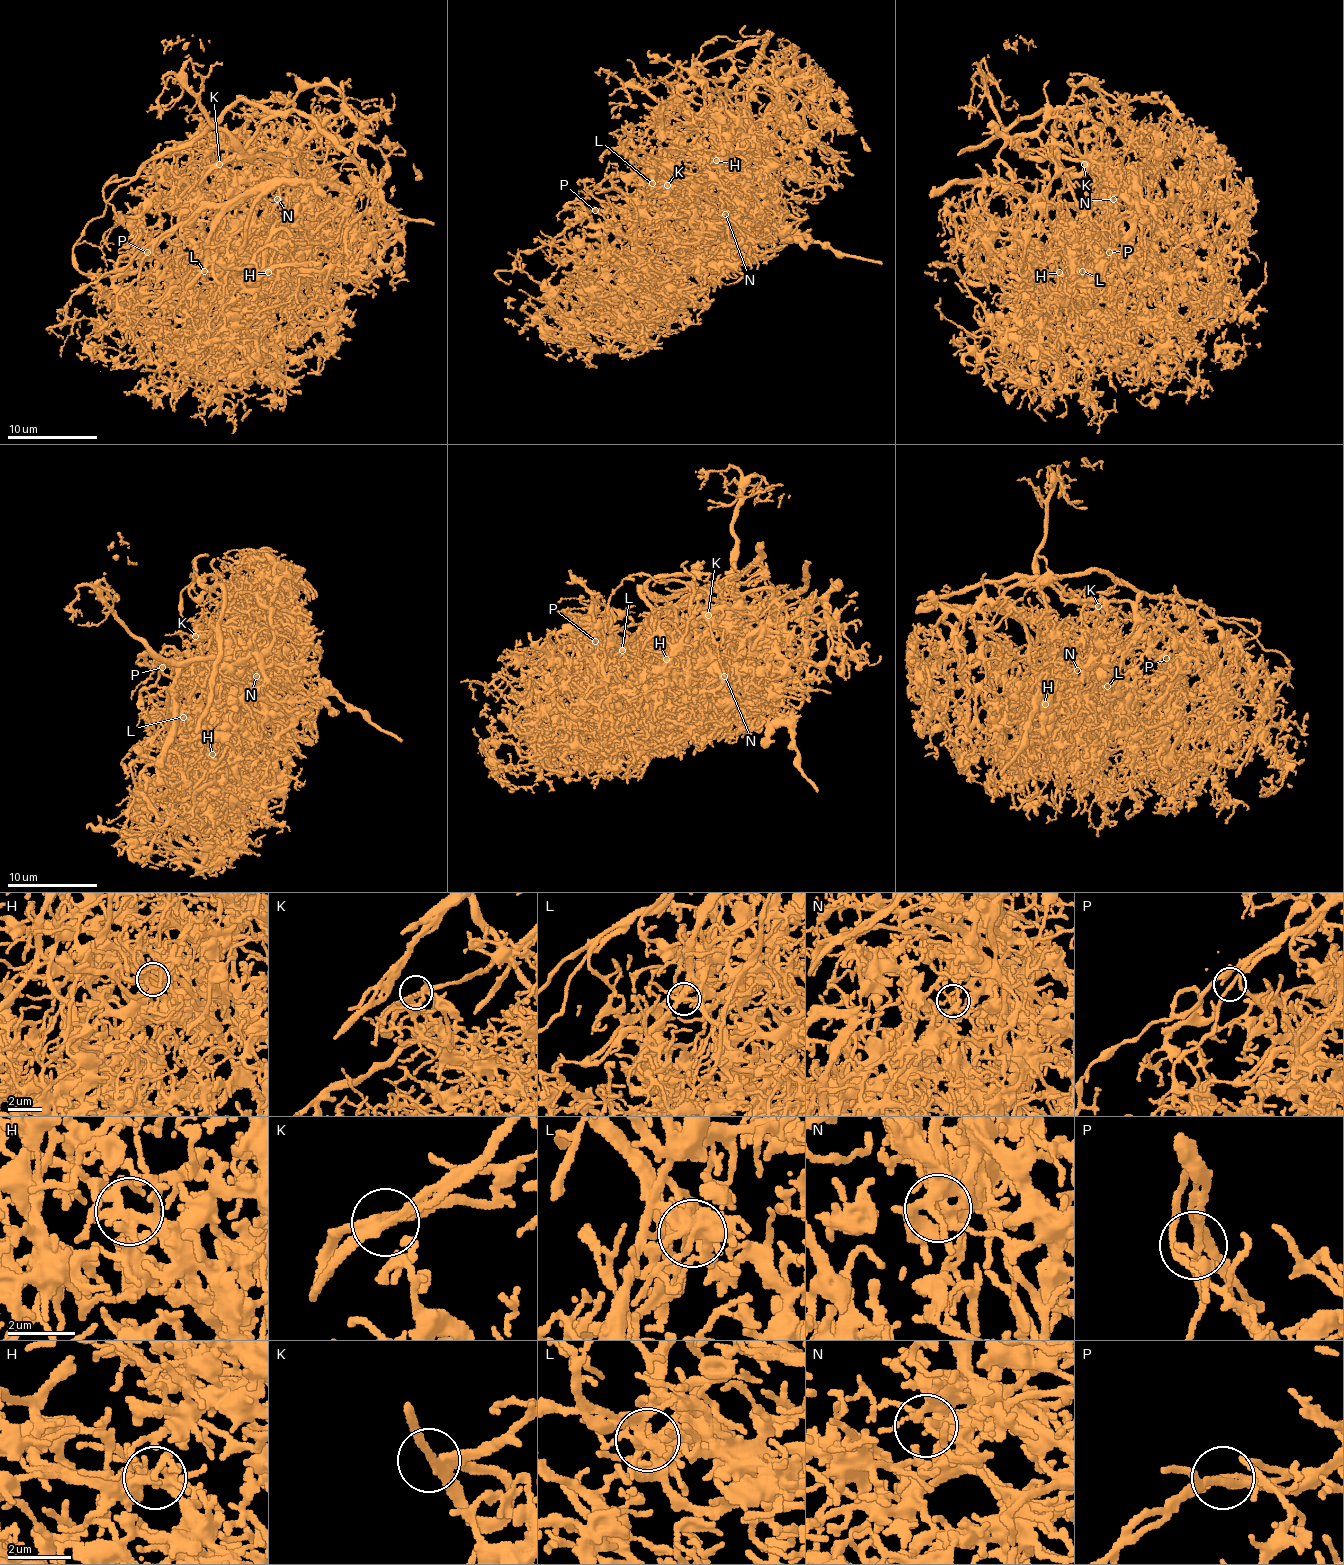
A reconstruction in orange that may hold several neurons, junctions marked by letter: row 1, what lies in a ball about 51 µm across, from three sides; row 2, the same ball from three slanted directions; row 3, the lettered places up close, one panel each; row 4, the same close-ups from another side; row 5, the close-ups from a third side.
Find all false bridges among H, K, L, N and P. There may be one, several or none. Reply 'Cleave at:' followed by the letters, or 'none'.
Cleave at: L, N

